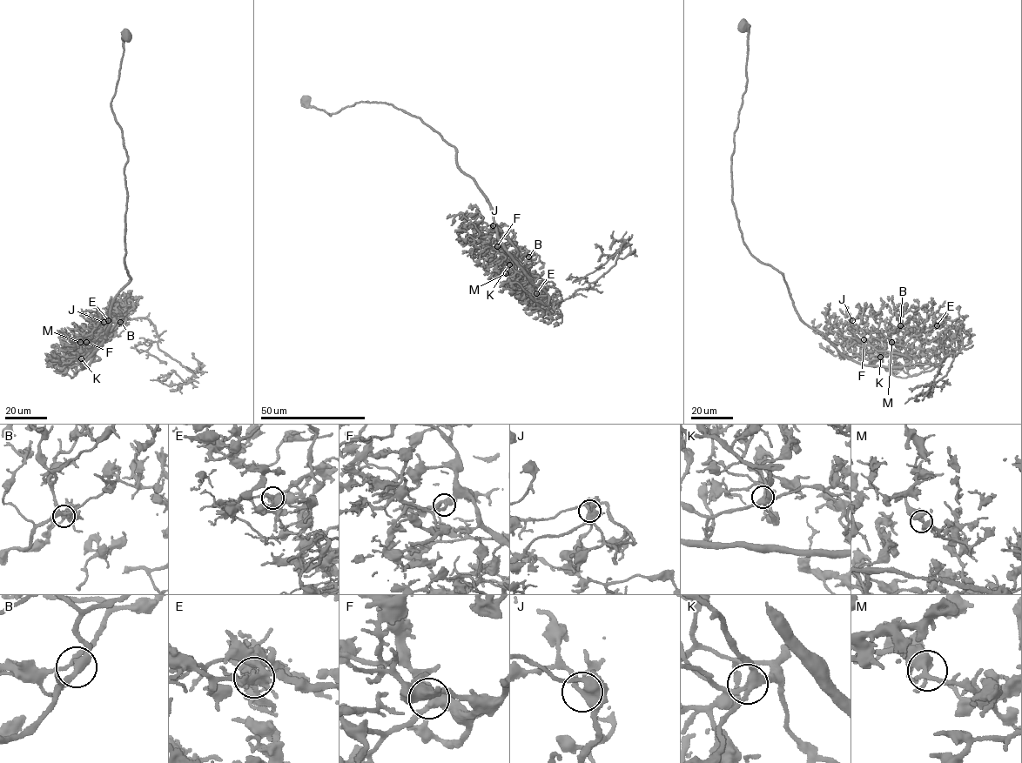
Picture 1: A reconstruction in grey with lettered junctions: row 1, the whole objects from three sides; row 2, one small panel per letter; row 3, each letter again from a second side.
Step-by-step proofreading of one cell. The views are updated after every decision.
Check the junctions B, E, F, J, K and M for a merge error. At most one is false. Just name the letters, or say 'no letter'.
E

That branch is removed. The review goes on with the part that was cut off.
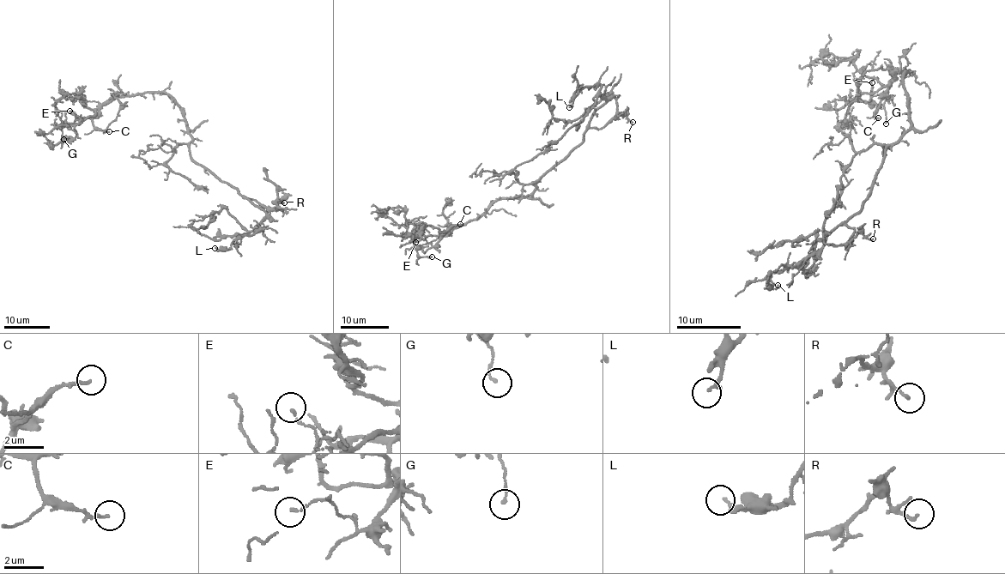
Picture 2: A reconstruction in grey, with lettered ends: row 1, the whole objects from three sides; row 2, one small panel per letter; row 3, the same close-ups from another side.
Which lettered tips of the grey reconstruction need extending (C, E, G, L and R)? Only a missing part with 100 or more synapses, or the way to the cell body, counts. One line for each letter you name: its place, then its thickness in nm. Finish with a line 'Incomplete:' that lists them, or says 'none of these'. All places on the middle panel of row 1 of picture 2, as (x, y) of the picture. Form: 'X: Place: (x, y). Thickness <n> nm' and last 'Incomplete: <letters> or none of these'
Incomplete: none of these

